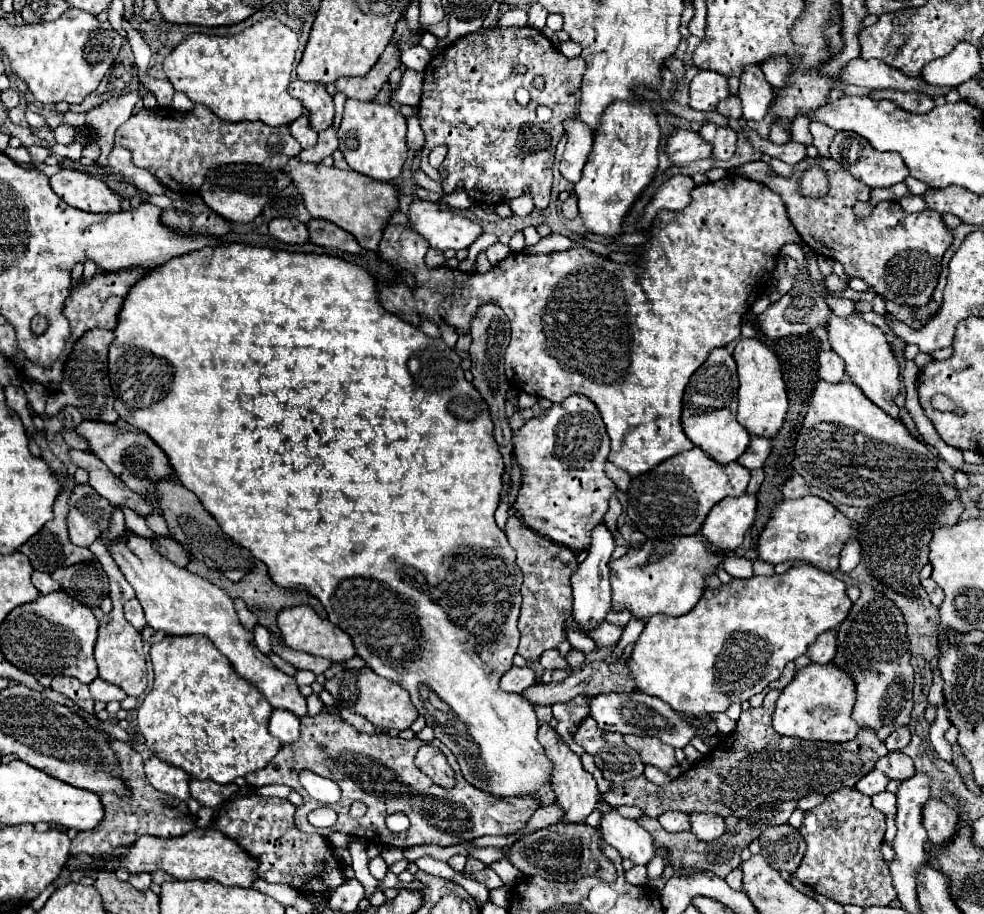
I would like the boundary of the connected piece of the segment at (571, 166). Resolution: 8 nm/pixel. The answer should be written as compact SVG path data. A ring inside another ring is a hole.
M578 116L564 120L564 130L568 136L568 144L566 144L562 162L560 162L560 174L568 182L576 184L580 180L580 174L588 160L588 154L592 152L594 132Z

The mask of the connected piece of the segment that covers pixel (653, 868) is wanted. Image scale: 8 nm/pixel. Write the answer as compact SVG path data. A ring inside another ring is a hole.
M656 854L656 858L654 858L646 868L648 868L648 880L646 880L646 884L650 884L652 880L656 880L656 878L662 874L662 868L664 868L662 856L660 856L660 854Z

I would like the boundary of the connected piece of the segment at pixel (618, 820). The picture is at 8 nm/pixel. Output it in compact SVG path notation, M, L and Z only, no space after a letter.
M610 810L604 812L600 828L604 842L614 846L622 858L632 860L634 866L646 866L654 858L654 840L636 820L624 818L618 812Z

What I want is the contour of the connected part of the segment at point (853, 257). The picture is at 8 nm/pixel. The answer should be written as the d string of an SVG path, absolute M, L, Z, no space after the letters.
M804 158L804 162L820 164L830 180L830 192L826 200L800 200L798 196L798 178L802 172L796 172L796 176L784 178L774 172L770 172L770 166L762 160L746 162L734 170L734 174L758 180L772 190L778 190L782 196L788 216L802 236L804 244L808 244L816 254L838 260L848 276L862 278L868 286L872 286L878 294L882 294L886 300L892 300L896 304L906 306L922 306L930 300L940 270L942 270L942 256L946 248L952 244L952 234L944 226L942 216L934 210L924 210L918 214L908 214L900 208L898 202L878 202L874 212L858 220L852 212L852 206L856 200L870 200L870 188L852 178L840 164L836 164L832 158Z

